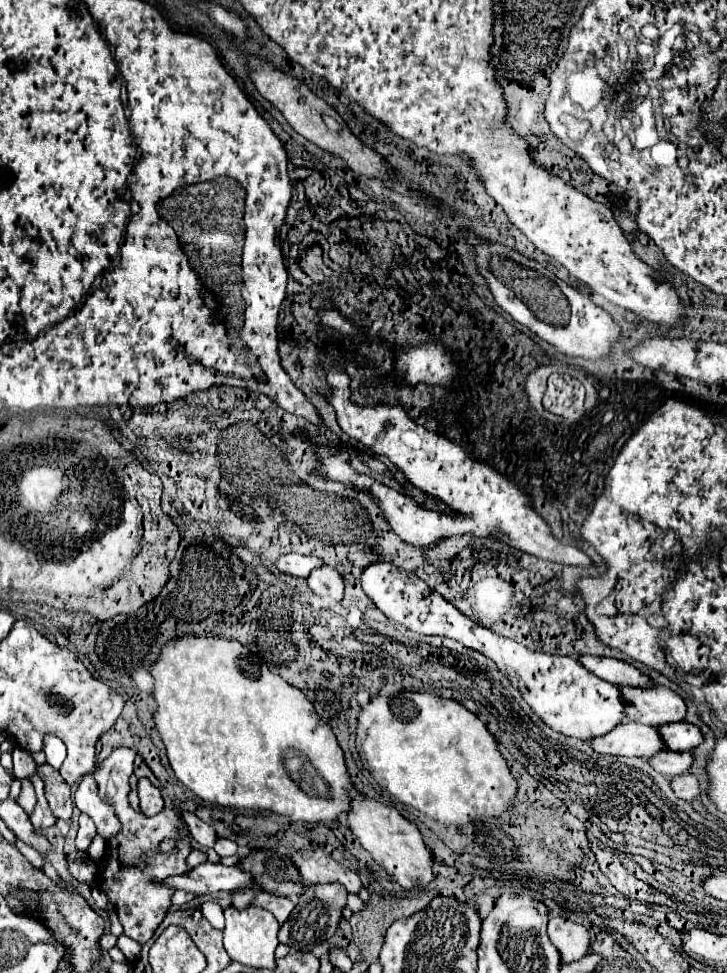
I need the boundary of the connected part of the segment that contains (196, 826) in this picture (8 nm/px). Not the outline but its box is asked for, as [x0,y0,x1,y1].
[182,812,216,848]

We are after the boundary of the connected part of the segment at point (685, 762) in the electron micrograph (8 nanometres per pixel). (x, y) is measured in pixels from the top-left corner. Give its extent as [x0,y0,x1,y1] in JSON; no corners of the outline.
[646,750,692,778]

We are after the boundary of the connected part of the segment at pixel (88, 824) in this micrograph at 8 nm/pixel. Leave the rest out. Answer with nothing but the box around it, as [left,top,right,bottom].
[76,814,96,850]

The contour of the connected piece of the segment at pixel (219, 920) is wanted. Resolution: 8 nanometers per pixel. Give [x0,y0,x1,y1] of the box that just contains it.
[202,902,224,930]

